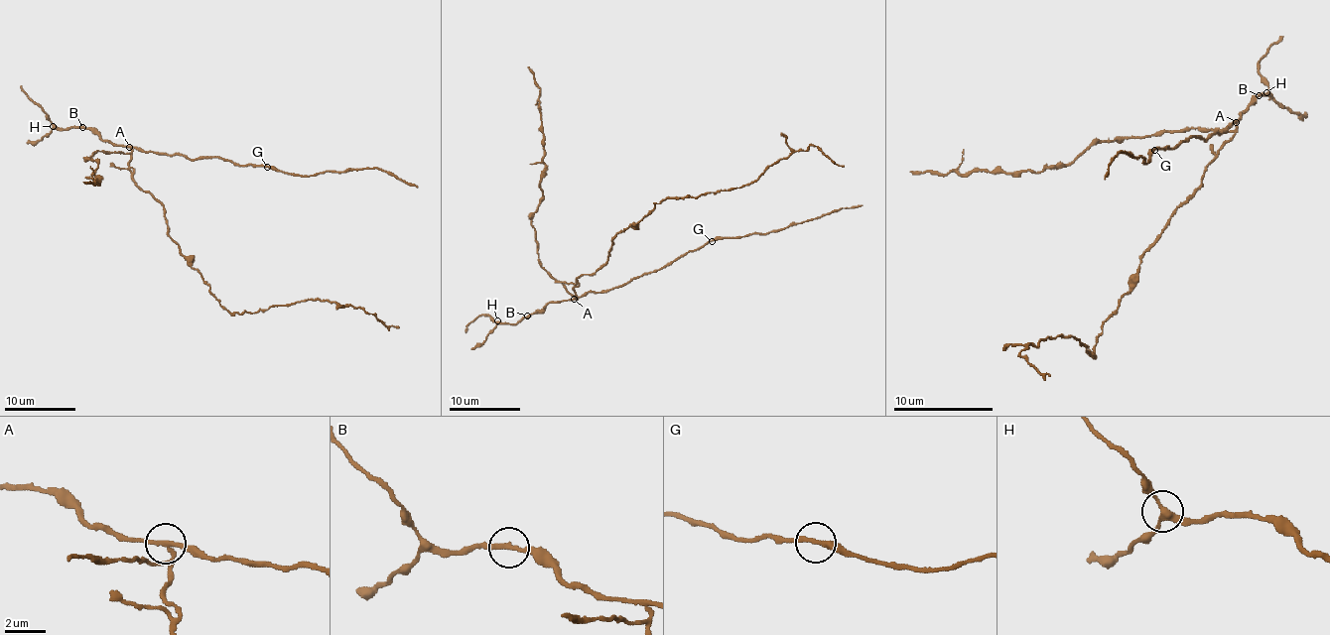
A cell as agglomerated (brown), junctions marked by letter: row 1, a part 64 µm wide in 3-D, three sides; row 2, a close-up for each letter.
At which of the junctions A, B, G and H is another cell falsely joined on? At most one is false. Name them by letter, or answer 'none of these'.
A

